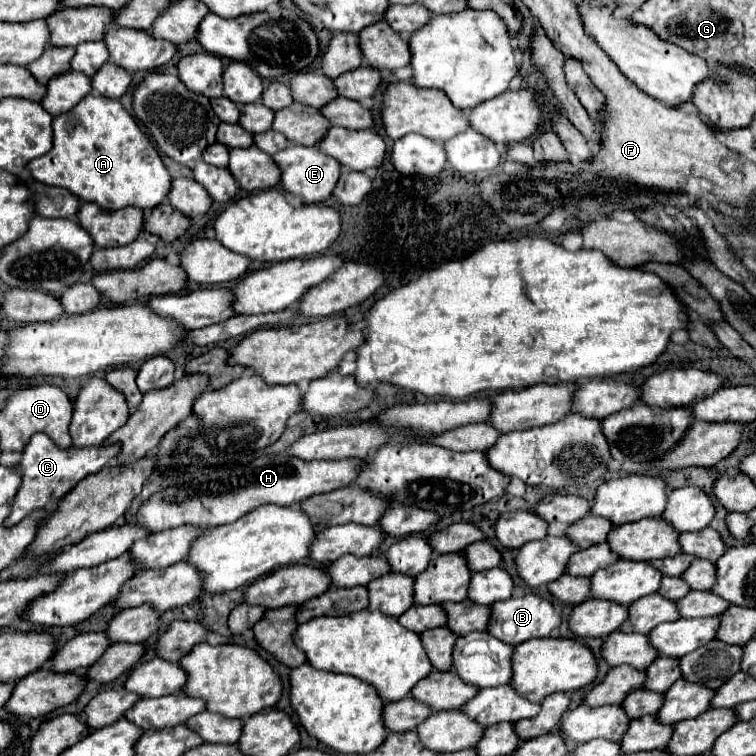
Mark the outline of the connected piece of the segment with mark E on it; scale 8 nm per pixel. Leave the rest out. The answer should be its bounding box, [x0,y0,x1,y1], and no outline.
[273,145,339,203]

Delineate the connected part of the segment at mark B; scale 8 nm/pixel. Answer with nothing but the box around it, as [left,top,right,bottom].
[487,593,561,645]

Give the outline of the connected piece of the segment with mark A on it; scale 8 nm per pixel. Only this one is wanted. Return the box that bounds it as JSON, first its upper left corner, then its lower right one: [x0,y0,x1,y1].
[27,93,171,211]

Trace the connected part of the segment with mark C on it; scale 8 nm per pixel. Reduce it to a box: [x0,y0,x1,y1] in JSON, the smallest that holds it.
[5,433,121,525]

